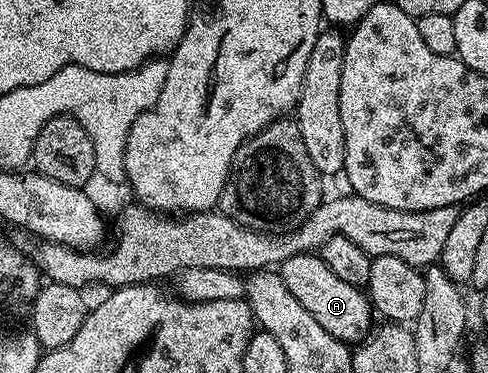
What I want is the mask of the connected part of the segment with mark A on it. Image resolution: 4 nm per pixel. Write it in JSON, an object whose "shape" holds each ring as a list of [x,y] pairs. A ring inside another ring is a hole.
{"shape":[[[317,253],[297,254],[284,260],[280,273],[289,291],[325,331],[347,344],[366,341],[375,325],[376,314],[365,289],[348,284],[348,280],[340,280],[340,276],[336,276],[336,272],[332,272]]]}

